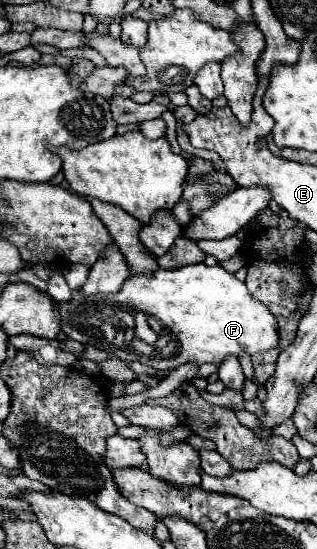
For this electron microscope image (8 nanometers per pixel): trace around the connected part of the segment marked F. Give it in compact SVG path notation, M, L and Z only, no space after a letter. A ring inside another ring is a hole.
M199 263L173 271L157 269L153 277L129 277L121 291L111 295L83 297L79 291L73 291L73 299L59 305L59 315L61 329L69 339L91 343L97 349L109 351L123 361L139 361L157 371L171 371L185 363L221 365L227 355L239 357L243 351L253 355L257 351L279 347L279 329L275 315L263 303L251 297L243 281L239 281L233 273L227 273L221 265L207 267L205 263ZM173 337L179 343L175 353Z

